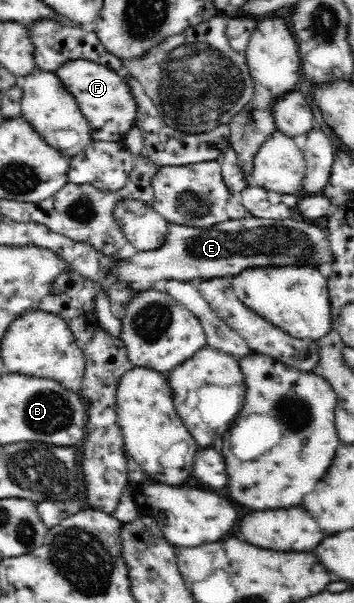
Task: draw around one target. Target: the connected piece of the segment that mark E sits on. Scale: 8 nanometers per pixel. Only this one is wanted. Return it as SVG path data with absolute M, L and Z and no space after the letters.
M250 216L220 222L210 228L192 228L168 222L168 236L160 248L139 251L127 259L120 259L111 268L111 274L139 292L164 279L230 278L256 266L311 266L327 270L332 262L334 256L326 230L308 220L272 220Z

